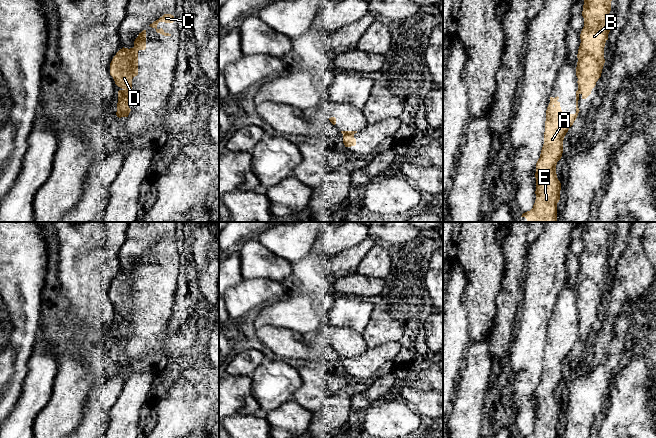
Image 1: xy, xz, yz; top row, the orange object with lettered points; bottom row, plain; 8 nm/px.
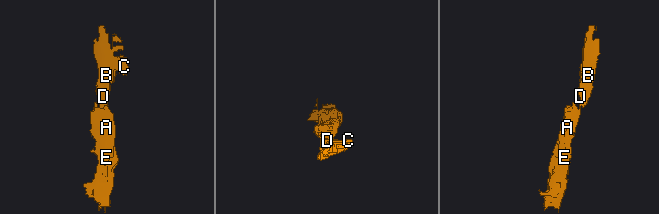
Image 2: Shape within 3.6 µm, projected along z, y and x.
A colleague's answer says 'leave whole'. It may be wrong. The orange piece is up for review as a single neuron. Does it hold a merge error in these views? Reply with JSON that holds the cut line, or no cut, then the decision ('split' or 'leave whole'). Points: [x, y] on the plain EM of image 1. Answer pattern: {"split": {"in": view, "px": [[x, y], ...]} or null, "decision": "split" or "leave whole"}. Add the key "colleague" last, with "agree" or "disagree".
{"split": {"in": "xy", "px": [[123, 314], [129, 318]]}, "decision": "split", "colleague": "disagree"}

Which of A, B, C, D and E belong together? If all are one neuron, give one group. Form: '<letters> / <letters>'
A E / B C D

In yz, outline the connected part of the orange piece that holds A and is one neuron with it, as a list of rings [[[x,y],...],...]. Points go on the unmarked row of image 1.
[[[578,315],[575,338],[565,338],[558,323],[558,320],[550,321],[546,334],[544,368],[536,387],[536,424],[533,432],[523,438],[557,438],[561,407],[557,402],[556,389],[562,381],[564,361],[580,335]]]

